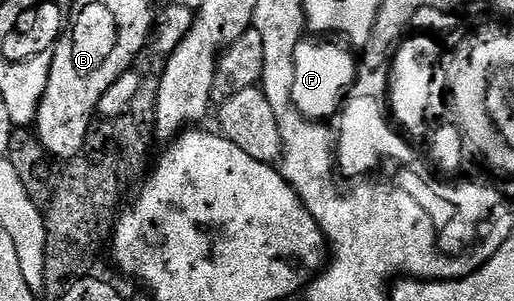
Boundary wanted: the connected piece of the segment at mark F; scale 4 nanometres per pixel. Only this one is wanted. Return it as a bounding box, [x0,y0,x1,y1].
[287,24,355,131]

